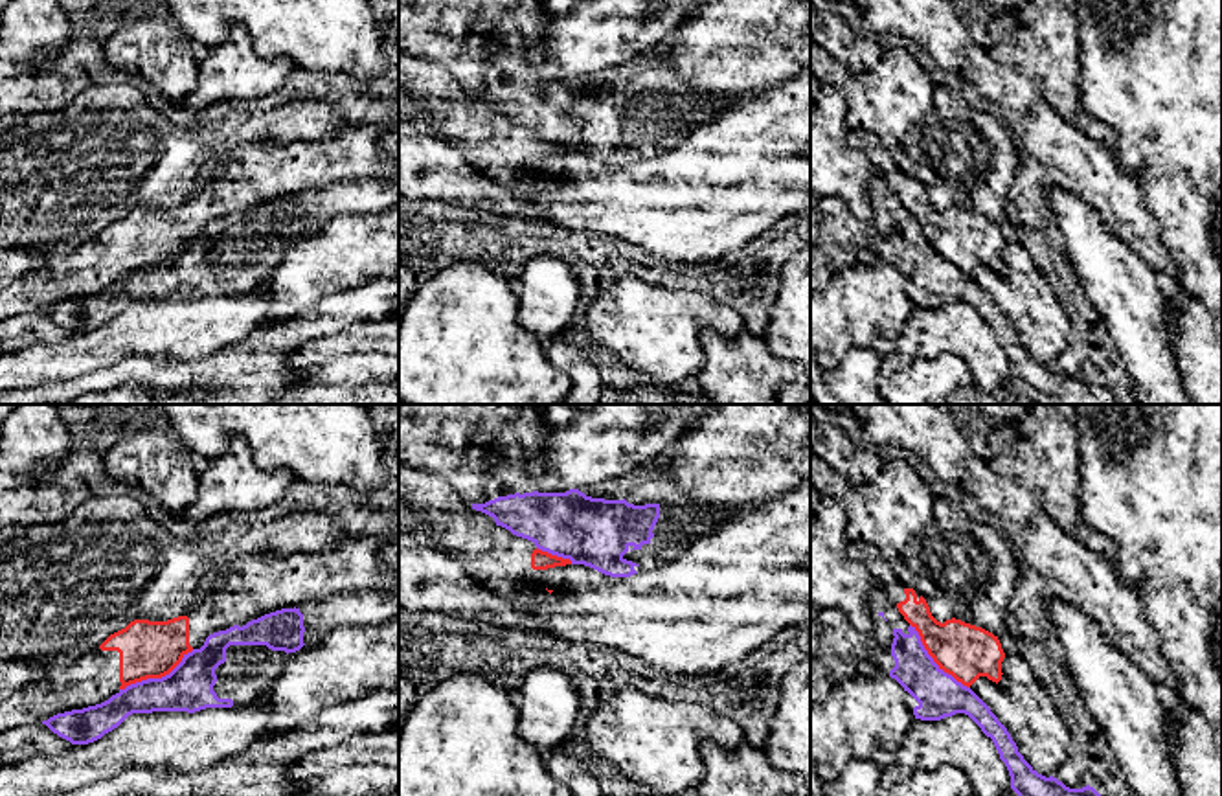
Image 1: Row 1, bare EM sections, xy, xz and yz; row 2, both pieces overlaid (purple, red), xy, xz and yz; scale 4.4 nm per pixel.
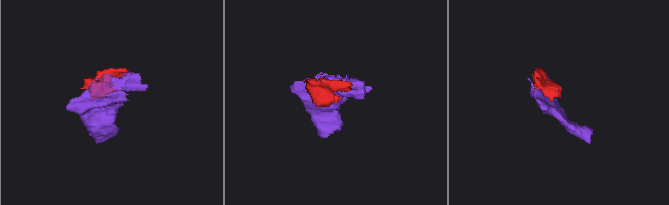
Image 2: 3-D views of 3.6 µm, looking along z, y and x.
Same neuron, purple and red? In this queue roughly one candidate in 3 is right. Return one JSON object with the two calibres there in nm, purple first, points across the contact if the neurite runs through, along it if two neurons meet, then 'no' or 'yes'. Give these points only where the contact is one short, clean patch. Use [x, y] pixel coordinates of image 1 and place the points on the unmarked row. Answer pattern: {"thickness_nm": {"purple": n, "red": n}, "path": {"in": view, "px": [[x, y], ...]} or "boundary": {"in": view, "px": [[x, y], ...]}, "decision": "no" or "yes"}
{"thickness_nm": {"purple": 200, "red": 260}, "decision": "no"}

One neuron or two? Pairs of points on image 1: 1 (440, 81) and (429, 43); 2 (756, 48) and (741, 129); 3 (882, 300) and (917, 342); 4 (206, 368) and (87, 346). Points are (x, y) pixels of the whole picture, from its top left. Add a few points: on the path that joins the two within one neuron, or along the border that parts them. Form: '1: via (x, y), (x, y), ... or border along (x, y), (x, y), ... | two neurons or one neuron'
1: border along (418, 56), (438, 61), (463, 89) | two neurons
2: border along (785, 79), (737, 103) | two neurons
3: border along (912, 315), (895, 337), (875, 337), (870, 346) | two neurons
4: border along (135, 353), (114, 366), (94, 372) | two neurons

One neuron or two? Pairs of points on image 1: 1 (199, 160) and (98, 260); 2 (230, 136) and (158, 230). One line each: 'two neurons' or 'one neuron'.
1: two neurons
2: two neurons

